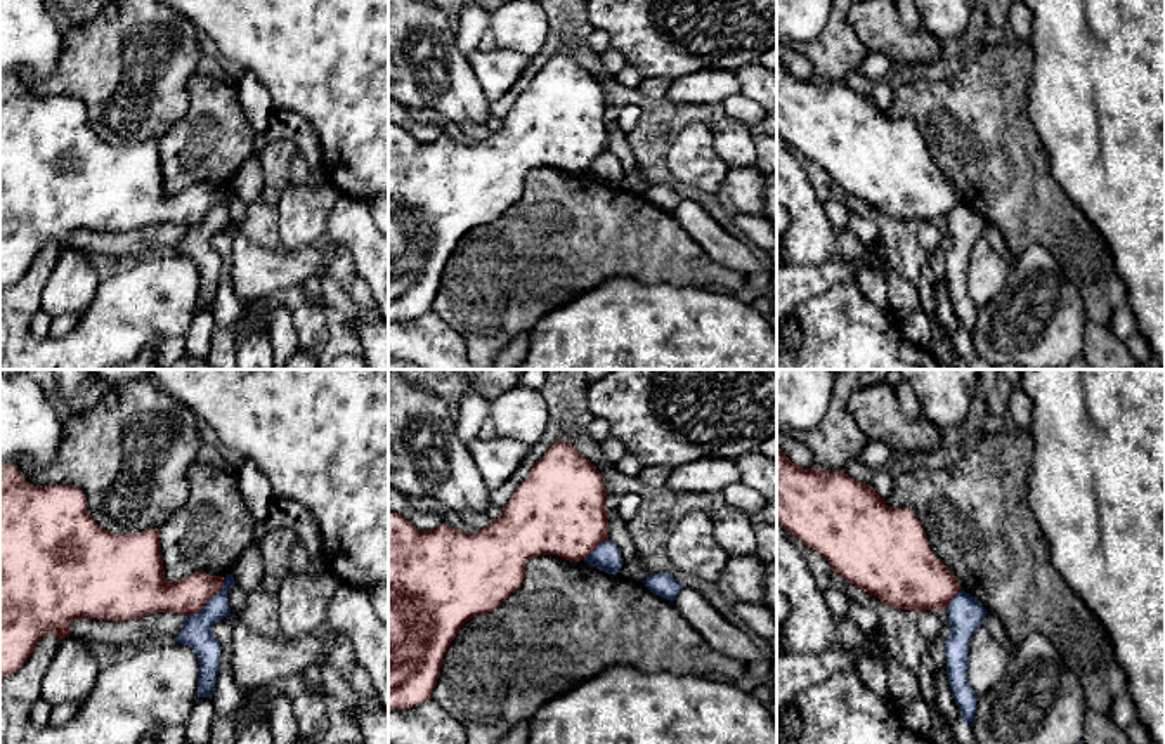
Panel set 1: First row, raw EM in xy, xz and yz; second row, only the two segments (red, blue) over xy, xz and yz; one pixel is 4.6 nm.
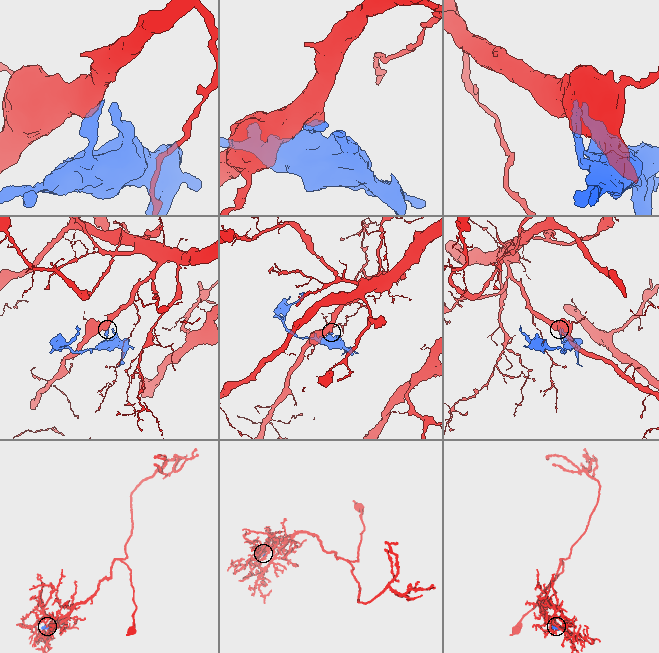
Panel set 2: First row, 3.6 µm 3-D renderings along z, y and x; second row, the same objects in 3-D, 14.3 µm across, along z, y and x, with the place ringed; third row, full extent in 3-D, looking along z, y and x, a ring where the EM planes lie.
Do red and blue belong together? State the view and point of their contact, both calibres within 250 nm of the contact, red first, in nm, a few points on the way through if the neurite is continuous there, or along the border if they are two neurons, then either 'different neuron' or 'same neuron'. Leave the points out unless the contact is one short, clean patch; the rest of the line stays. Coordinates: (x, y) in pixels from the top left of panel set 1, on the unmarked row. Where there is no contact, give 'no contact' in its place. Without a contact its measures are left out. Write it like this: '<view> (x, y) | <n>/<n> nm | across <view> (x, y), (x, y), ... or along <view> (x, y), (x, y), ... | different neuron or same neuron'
xy (208, 210) | 170/140 nm | along xy (226, 189), (224, 196), (198, 222), (186, 228) | different neuron

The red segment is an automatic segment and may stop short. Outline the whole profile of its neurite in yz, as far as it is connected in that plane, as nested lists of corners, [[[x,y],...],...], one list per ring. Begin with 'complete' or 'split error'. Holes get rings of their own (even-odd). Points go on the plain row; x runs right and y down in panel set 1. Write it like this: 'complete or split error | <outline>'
complete | [[[778,55],[777,135],[886,217],[936,224],[962,201],[929,161],[912,120],[888,118],[870,95],[843,82],[801,80]]]

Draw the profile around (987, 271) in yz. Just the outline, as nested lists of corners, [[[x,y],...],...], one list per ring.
[[[981,236],[971,246],[967,264],[967,295],[976,307],[985,305],[997,295],[1011,271],[1011,264],[1004,260],[992,245]]]

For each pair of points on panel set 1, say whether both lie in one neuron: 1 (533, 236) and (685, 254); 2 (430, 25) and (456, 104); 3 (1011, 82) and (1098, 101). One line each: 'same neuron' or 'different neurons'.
1: same neuron
2: same neuron
3: different neurons

